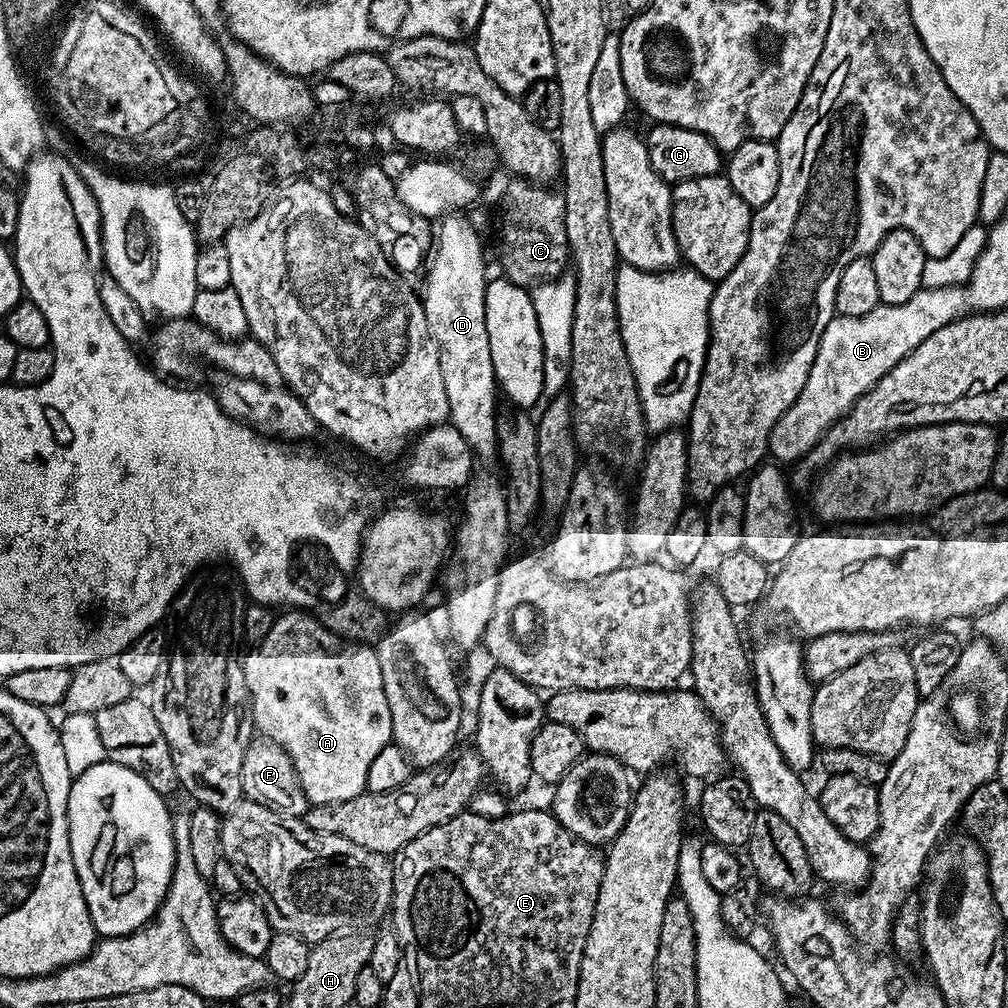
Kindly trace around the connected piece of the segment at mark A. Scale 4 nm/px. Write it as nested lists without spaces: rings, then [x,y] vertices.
[[[288,610],[288,612],[283,616],[283,614],[277,615],[274,626],[270,626],[270,634],[266,634],[266,638],[260,644],[255,645],[251,649],[252,652],[243,657],[242,663],[244,665],[244,681],[246,682],[246,690],[248,691],[248,702],[252,710],[252,723],[254,725],[255,731],[259,733],[261,737],[265,740],[273,740],[278,746],[282,746],[282,750],[286,750],[286,754],[290,754],[290,758],[294,762],[294,770],[298,774],[298,782],[302,782],[302,790],[306,794],[309,805],[314,804],[333,804],[334,802],[346,802],[346,798],[354,798],[360,795],[361,792],[366,789],[366,770],[370,770],[370,762],[374,762],[374,758],[378,754],[378,750],[382,750],[388,744],[393,743],[392,738],[392,719],[390,718],[390,706],[386,702],[386,690],[382,686],[382,666],[378,666],[378,654],[376,653],[375,647],[369,646],[367,644],[353,644],[351,640],[343,640],[342,637],[336,636],[330,630],[326,630],[323,624],[320,623],[319,619],[315,615],[304,616],[303,611],[300,610]]]

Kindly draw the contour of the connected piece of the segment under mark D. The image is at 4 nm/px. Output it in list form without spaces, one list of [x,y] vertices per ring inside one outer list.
[[[448,214],[439,221],[438,227],[434,232],[434,251],[431,253],[430,259],[426,264],[426,272],[428,268],[428,281],[424,284],[424,292],[422,291],[422,303],[424,305],[424,313],[426,314],[426,322],[430,326],[430,334],[434,338],[434,342],[438,346],[438,354],[440,355],[440,365],[442,366],[442,382],[446,382],[446,402],[448,403],[448,420],[452,427],[458,430],[458,434],[462,434],[464,441],[468,443],[469,448],[477,457],[488,456],[497,451],[496,447],[496,422],[498,419],[498,411],[496,412],[496,396],[498,400],[498,385],[496,383],[496,375],[494,374],[494,366],[490,358],[490,338],[486,334],[486,306],[484,305],[484,290],[486,287],[486,275],[484,276],[484,252],[480,249],[480,244],[475,240],[473,229],[470,227],[467,219],[459,220],[456,214]]]

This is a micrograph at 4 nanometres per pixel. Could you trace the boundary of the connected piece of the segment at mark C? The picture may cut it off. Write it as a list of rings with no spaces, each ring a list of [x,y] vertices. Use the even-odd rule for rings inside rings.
[[[509,179],[500,200],[500,268],[503,279],[521,286],[535,286],[557,279],[570,264],[566,238],[566,206],[559,191],[533,184],[530,180]]]

